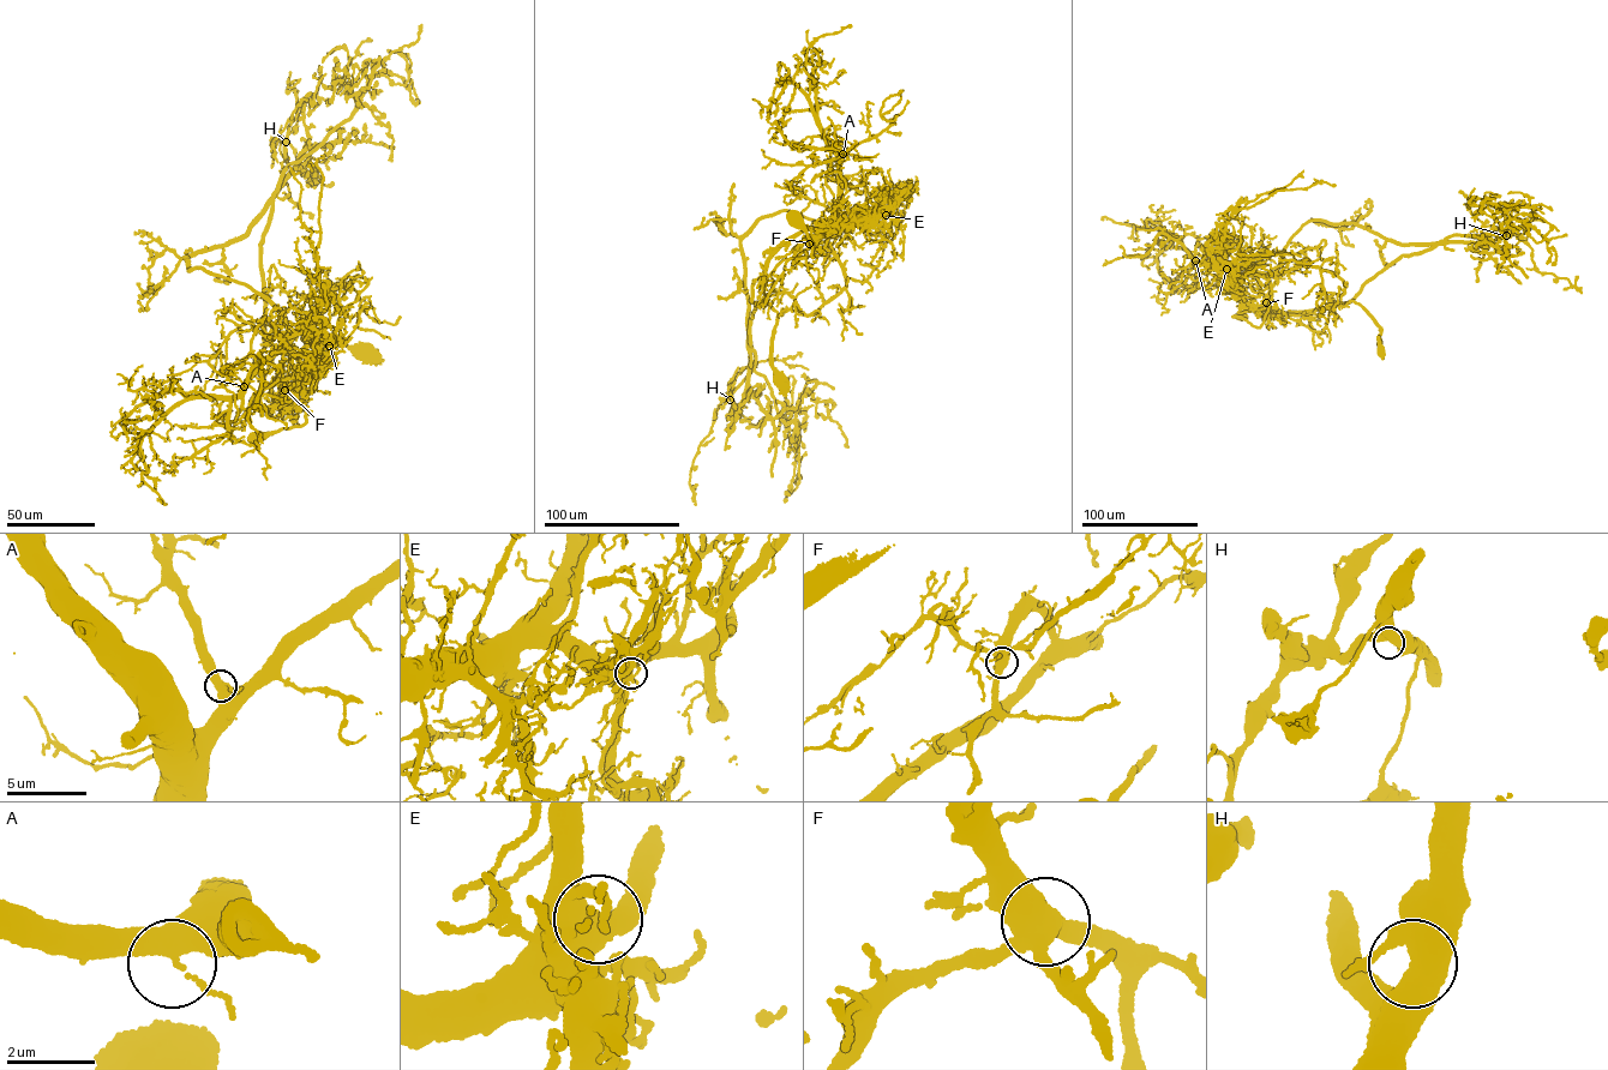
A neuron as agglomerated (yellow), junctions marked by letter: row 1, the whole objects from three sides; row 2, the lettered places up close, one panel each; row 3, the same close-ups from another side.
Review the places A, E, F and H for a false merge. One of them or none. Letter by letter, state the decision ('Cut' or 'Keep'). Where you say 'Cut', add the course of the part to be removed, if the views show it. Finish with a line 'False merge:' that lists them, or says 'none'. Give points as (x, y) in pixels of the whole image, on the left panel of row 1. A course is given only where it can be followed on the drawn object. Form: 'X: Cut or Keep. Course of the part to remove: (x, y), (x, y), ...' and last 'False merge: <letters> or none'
A: Keep
E: Keep
F: Cut. Course of the part to remove: (284, 390), (290, 404), (265, 409), (256, 360), (282, 174), (421, 24)
H: Keep
False merge: F

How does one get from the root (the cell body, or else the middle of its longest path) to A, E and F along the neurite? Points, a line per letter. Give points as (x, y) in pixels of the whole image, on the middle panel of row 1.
A: (792, 220), (805, 232), (812, 257), (818, 254), (835, 220), (842, 154)
E: (792, 220), (805, 232), (812, 257), (822, 251), (836, 223), (859, 224), (871, 214), (886, 215)
F: (792, 220), (805, 232), (812, 257), (821, 253), (830, 234), (821, 242), (812, 239), (809, 244)

